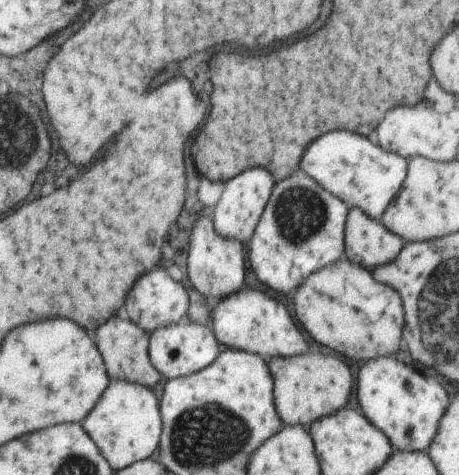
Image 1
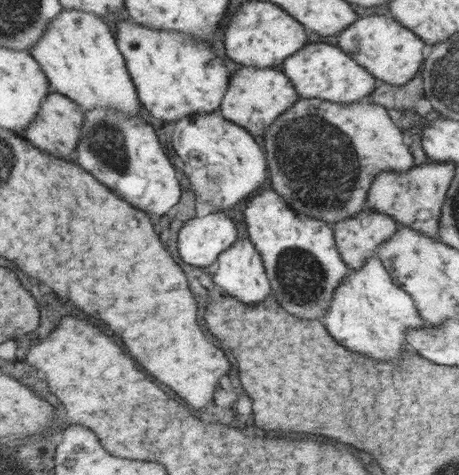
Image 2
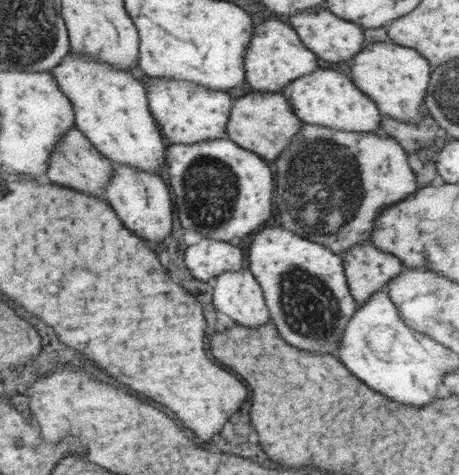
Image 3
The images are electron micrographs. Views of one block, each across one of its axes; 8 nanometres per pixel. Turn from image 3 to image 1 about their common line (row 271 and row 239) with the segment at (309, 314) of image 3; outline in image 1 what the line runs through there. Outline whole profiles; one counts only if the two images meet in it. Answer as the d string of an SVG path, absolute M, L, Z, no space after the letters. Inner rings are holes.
M297 170L291 176L283 178L279 186L275 184L273 194L267 202L267 210L263 210L263 218L259 218L259 226L255 226L255 234L251 234L251 240L247 244L247 258L255 278L267 288L281 294L285 294L287 290L297 290L309 274L331 262L337 262L343 256L347 214L349 206L331 192L327 192L323 186L319 186L319 182L315 182L303 170Z

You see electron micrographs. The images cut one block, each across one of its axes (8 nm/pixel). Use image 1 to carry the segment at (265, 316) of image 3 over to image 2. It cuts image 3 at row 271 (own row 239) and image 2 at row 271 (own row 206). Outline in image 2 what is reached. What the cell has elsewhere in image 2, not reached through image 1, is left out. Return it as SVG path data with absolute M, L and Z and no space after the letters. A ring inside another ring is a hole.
M247 238L239 240L217 258L213 284L217 292L229 294L243 304L259 304L273 292L261 256Z

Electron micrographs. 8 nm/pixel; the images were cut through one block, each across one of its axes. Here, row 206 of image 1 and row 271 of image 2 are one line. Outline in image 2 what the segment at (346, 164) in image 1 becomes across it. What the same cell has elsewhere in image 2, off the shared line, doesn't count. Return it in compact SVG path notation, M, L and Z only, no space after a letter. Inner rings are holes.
M371 256L363 268L349 270L345 282L335 290L333 300L335 304L331 304L331 312L327 312L327 320L323 320L327 332L335 336L339 346L379 362L399 360L403 354L413 352L407 344L407 330L421 330L427 326L411 296L393 282L377 256Z

